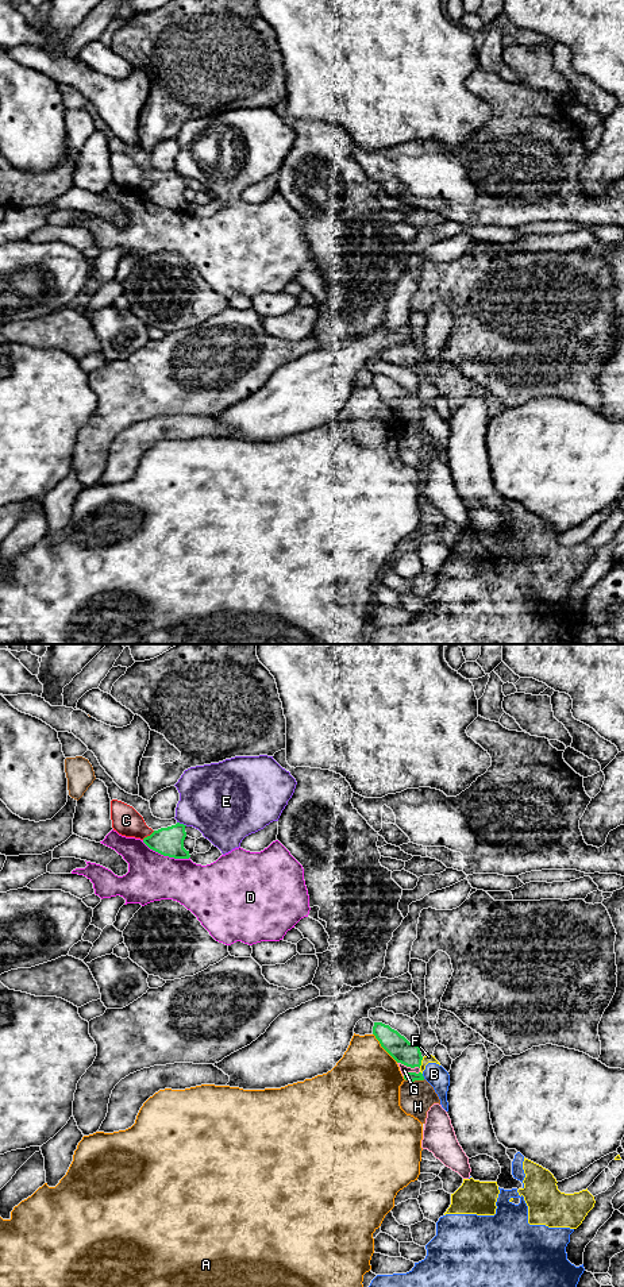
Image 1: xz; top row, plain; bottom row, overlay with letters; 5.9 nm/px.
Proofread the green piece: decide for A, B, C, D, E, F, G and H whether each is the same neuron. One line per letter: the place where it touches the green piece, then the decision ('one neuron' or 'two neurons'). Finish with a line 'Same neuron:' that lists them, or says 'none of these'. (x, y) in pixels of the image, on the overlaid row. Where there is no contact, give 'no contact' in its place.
A: contact xz (384, 1048); two neurons
B: contact xz (423, 1077); two neurons
C: contact xz (147, 836); two neurons
D: contact xz (166, 855); two neurons
E: contact xz (183, 824); two neurons
F: contact xz (420, 1063); two neurons
G: contact xz (408, 1066); one neuron
H: contact xz (415, 1079); two neurons
Same neuron: G

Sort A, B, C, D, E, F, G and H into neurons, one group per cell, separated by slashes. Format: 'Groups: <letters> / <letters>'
Groups: A / B F / C / D E / G / H

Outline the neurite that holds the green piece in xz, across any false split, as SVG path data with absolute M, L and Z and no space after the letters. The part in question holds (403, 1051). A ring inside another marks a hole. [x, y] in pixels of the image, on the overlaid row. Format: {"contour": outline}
{"contour": "M374 1022L373 1034L381 1047L397 1061L405 1080L424 1080L420 1072L423 1056L419 1045L409 1043L397 1030L382 1022Z"}

